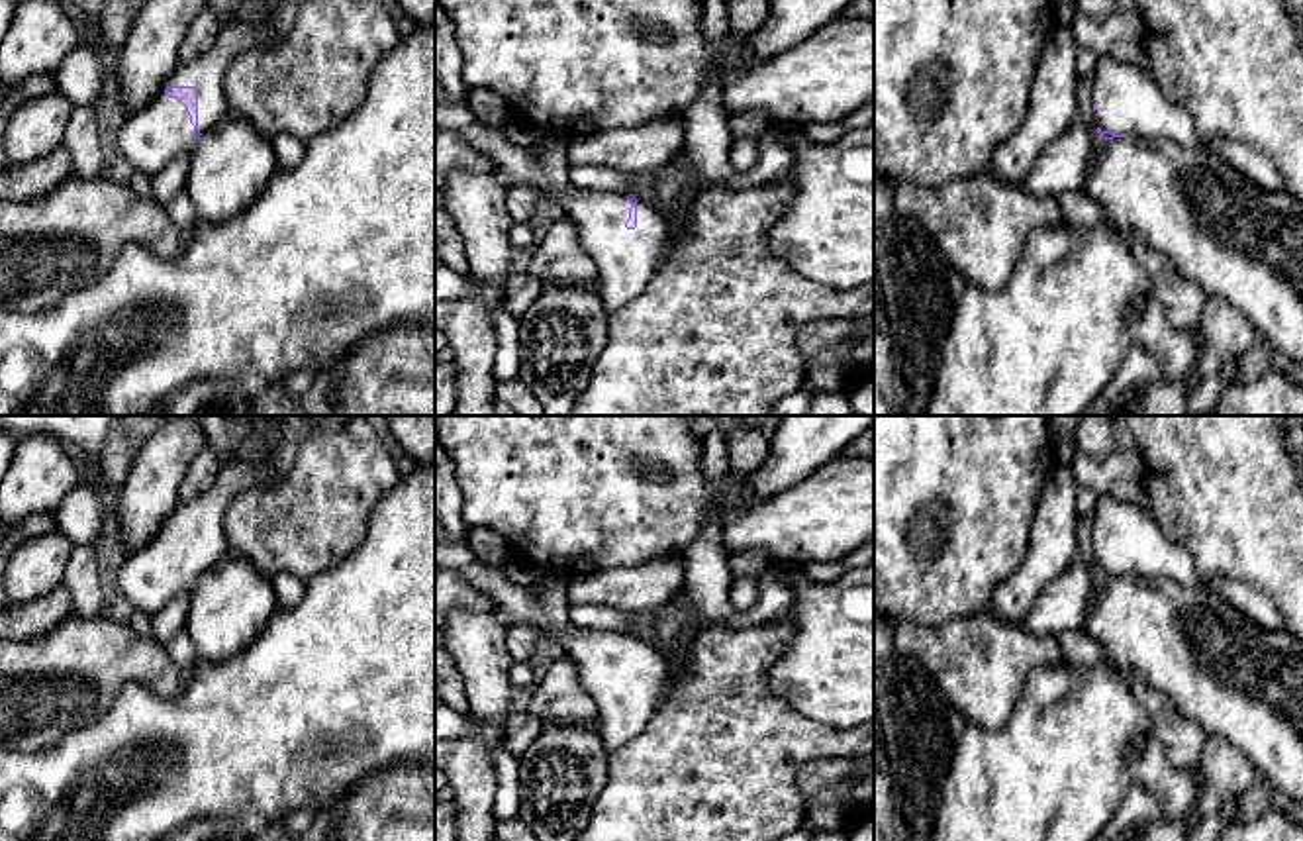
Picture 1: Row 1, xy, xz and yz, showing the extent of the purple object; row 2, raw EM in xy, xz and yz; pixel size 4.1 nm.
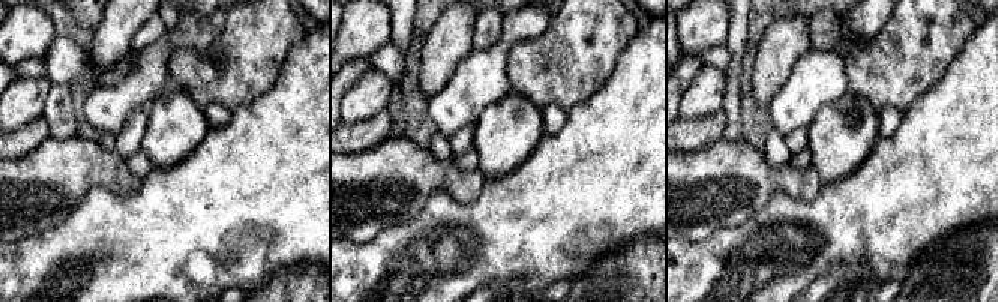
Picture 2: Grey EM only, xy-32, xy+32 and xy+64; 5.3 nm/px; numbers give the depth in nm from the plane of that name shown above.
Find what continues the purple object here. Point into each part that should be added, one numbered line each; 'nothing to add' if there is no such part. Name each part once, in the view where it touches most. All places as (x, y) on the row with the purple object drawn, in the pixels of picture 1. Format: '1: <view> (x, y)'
1: xy (149, 140)

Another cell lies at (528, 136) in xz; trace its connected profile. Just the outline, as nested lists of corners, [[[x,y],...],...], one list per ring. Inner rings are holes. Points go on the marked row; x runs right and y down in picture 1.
[[[511,120],[504,127],[504,133],[507,135],[509,141],[521,147],[535,147],[543,137],[543,131],[539,127],[517,122],[517,120]]]

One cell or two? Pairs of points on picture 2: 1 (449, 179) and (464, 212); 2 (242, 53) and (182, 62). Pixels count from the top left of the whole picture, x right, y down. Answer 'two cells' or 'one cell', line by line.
1: two cells
2: one cell

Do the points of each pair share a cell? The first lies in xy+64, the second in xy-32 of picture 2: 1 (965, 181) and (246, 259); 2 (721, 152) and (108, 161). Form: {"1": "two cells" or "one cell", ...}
{"1": "one cell", "2": "one cell"}

